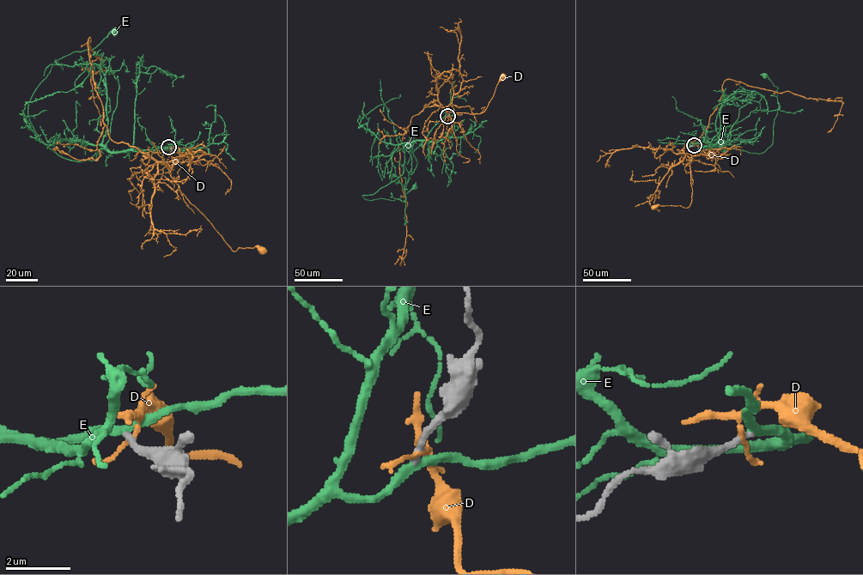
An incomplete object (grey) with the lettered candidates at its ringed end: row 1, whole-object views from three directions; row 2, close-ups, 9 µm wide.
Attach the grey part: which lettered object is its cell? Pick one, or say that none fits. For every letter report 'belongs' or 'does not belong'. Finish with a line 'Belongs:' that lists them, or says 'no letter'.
D: does not belong
E: does not belong
Belongs: no letter

